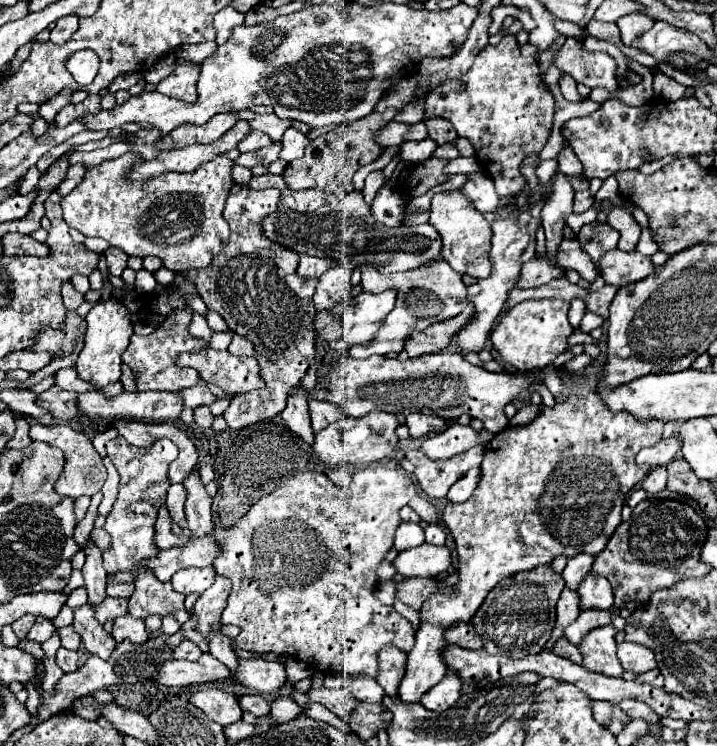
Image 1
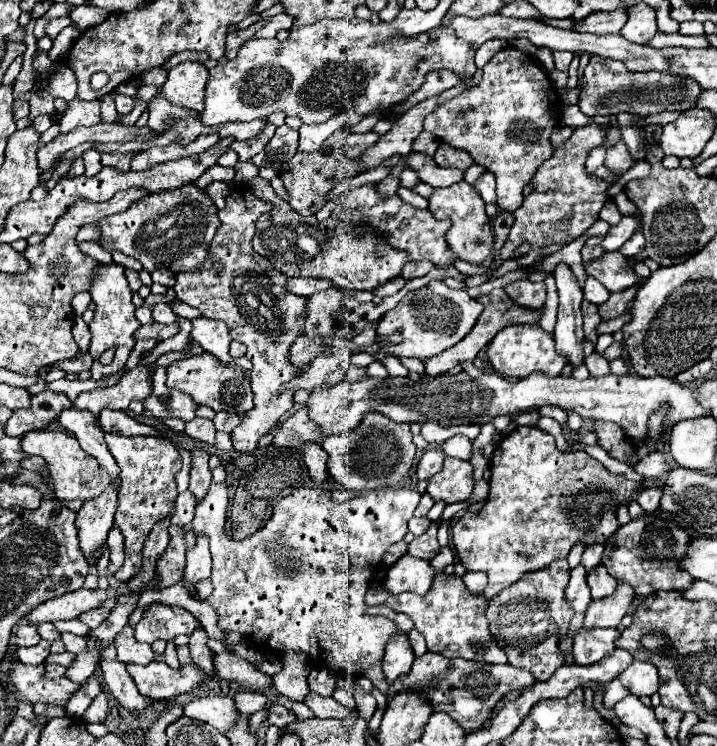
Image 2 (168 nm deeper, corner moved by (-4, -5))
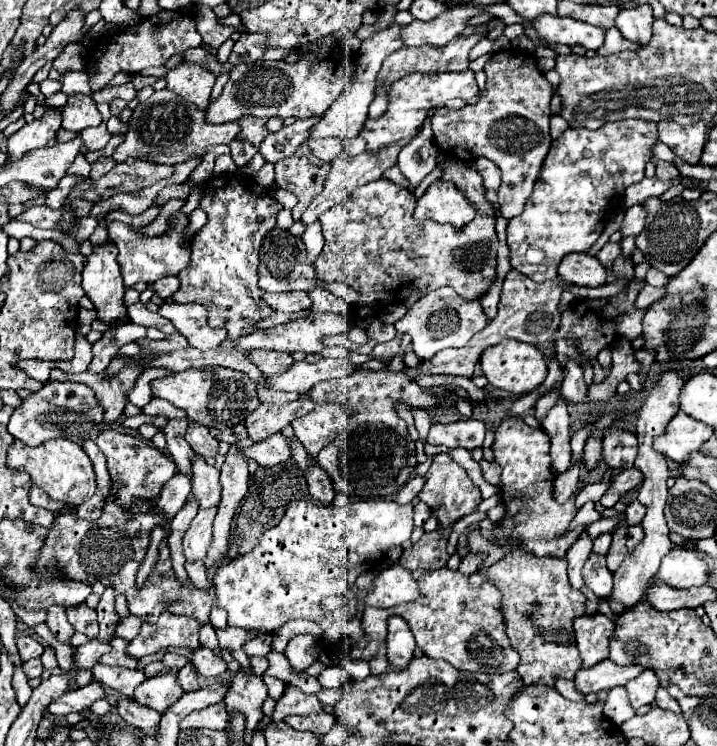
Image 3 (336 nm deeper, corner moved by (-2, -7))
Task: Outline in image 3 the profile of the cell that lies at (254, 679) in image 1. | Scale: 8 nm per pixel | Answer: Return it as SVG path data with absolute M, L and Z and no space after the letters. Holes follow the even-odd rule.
M210 648L196 650L190 662L198 670L198 674L202 674L202 676L220 676L220 674L224 674L228 670L224 658L216 656Z

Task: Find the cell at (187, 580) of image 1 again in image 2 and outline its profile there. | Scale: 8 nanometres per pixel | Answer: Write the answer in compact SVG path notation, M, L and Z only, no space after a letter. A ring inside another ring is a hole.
M186 526L184 528L186 532L192 532L196 536L196 544L194 548L190 548L186 552L186 570L184 570L184 580L182 584L188 588L190 584L196 584L196 582L202 582L202 580L208 580L210 578L210 566L212 566L212 560L210 560L210 550L208 550L208 540L206 536L198 536L192 526Z

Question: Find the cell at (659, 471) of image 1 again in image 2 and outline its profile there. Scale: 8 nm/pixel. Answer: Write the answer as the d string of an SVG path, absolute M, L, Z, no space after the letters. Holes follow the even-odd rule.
M648 488L636 498L636 502L642 506L644 512L656 512L658 506L660 506L660 498L662 498L660 488Z

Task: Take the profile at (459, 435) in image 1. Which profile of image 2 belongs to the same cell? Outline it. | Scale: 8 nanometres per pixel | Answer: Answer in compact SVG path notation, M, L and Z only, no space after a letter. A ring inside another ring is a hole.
M428 448L416 466L416 478L418 480L432 478L442 468L442 462L444 462L444 452L440 448Z

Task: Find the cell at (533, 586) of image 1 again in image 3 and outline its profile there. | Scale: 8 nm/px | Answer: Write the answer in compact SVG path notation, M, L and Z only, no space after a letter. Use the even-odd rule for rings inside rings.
M514 550L504 560L496 562L490 568L490 580L502 592L502 612L508 612L504 616L504 630L512 648L520 654L516 672L524 684L554 686L558 678L572 680L576 670L582 668L576 640L572 636L572 622L584 614L586 596L570 586L566 576L566 560L548 556L536 558L533 553L523 551Z

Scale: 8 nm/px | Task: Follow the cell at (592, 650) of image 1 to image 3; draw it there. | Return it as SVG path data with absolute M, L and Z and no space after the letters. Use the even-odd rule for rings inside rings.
M600 612L586 614L574 620L574 634L582 666L590 668L608 658L608 642L614 634L614 622Z

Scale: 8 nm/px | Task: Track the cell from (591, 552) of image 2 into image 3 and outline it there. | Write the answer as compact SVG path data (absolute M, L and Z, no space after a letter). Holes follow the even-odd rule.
M606 532L606 534L600 534L596 540L594 540L594 546L592 546L592 552L594 554L606 554L608 548L610 548L610 540L612 536Z

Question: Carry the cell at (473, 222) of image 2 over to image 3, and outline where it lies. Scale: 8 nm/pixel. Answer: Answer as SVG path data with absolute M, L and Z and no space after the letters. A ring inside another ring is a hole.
M436 180L416 202L414 216L432 218L434 222L462 228L464 224L474 220L476 204L472 204L452 182Z

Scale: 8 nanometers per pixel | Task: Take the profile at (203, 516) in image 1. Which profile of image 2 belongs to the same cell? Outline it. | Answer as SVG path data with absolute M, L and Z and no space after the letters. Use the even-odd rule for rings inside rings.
M192 448L190 454L192 454L192 468L190 468L190 488L188 490L200 502L202 496L206 496L206 490L212 482L212 472L208 468L208 452L200 448Z

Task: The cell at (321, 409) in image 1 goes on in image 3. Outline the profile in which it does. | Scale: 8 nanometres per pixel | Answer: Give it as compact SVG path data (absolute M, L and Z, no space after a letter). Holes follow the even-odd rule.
M278 432L276 436L268 436L268 440L262 440L260 444L244 448L244 454L248 458L254 458L260 466L276 466L292 458L290 444L292 442L282 432Z

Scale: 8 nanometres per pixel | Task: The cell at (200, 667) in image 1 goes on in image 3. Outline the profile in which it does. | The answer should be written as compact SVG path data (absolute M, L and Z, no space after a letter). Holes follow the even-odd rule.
M96 664L96 668L92 668L92 674L96 682L110 686L122 692L124 696L134 696L134 690L146 680L144 670L116 668L116 666L104 666L104 664Z

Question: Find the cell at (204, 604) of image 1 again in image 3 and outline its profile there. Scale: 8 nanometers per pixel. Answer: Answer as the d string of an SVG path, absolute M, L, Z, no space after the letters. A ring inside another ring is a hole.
M186 664L186 666L178 672L178 680L180 680L184 692L188 692L188 690L198 690L198 688L200 688L200 684L198 684L198 672L196 672L196 668L192 668L192 664Z

